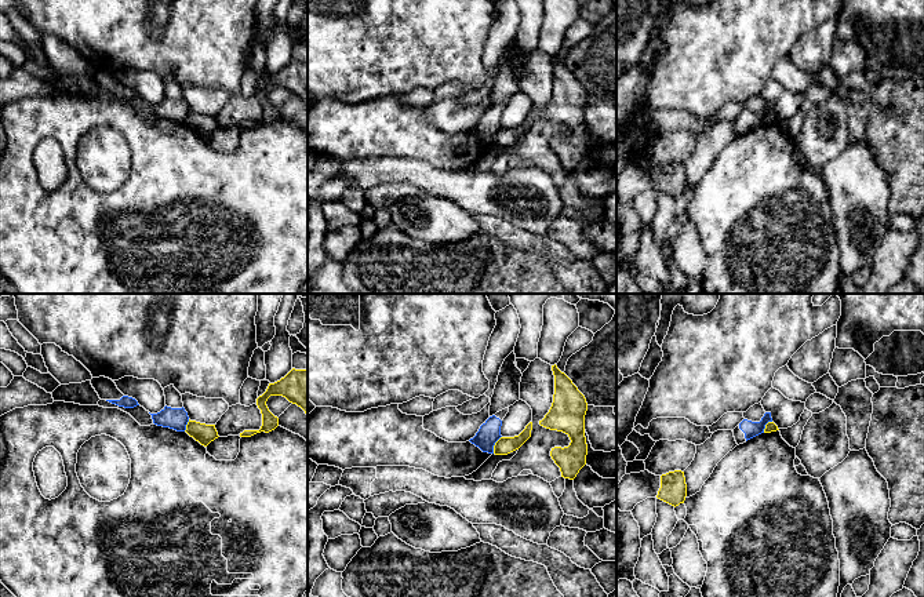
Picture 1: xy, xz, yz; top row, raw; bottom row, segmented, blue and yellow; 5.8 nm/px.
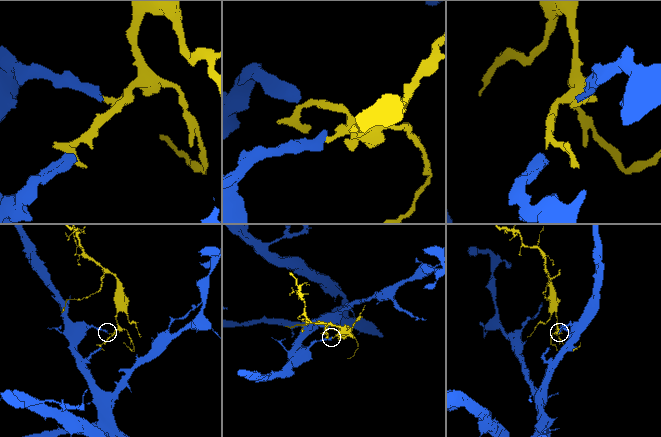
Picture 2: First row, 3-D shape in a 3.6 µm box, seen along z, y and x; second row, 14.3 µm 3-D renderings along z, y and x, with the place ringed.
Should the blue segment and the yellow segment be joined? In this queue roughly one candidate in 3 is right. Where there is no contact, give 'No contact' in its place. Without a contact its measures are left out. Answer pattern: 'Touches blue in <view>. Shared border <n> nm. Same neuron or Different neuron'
Touches blue in xz. Shared border 120 nm. Different neuron

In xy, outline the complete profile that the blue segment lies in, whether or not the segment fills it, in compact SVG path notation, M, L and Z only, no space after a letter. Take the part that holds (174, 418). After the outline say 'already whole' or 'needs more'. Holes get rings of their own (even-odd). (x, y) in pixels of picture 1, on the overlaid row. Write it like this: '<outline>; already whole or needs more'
M164 407L160 412L157 414L150 414L153 423L157 426L163 427L170 427L177 432L185 432L186 425L189 422L188 412L185 408L171 408L171 407Z; already whole

